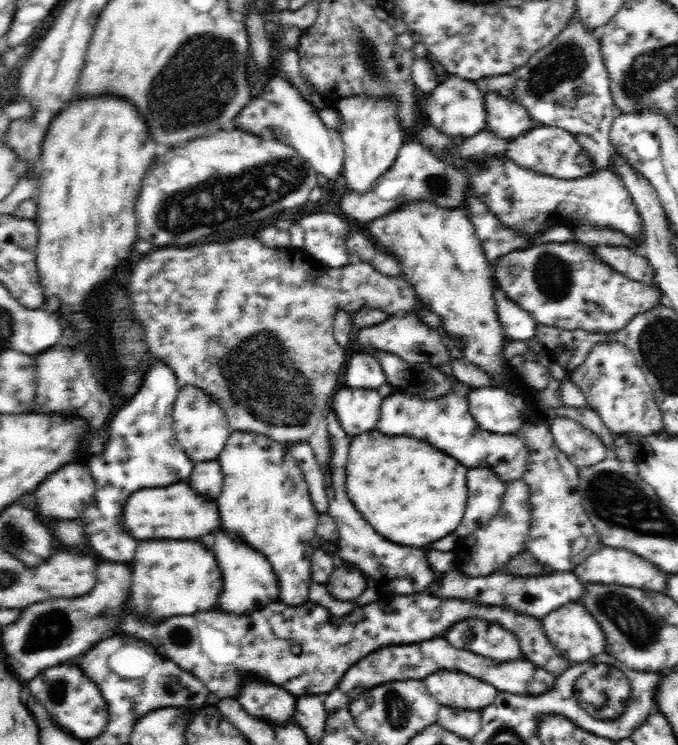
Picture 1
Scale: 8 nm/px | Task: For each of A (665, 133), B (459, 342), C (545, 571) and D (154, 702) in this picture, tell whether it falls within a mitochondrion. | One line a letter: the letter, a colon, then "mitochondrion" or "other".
A: other
B: other
C: other
D: other

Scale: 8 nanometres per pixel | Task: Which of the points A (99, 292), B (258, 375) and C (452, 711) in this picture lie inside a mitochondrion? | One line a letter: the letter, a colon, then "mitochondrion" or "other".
A: other
B: mitochondrion
C: other

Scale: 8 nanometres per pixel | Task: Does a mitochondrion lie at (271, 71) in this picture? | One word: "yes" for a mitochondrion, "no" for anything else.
no

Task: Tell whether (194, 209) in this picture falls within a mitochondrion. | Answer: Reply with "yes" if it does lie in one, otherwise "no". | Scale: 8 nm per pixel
yes

